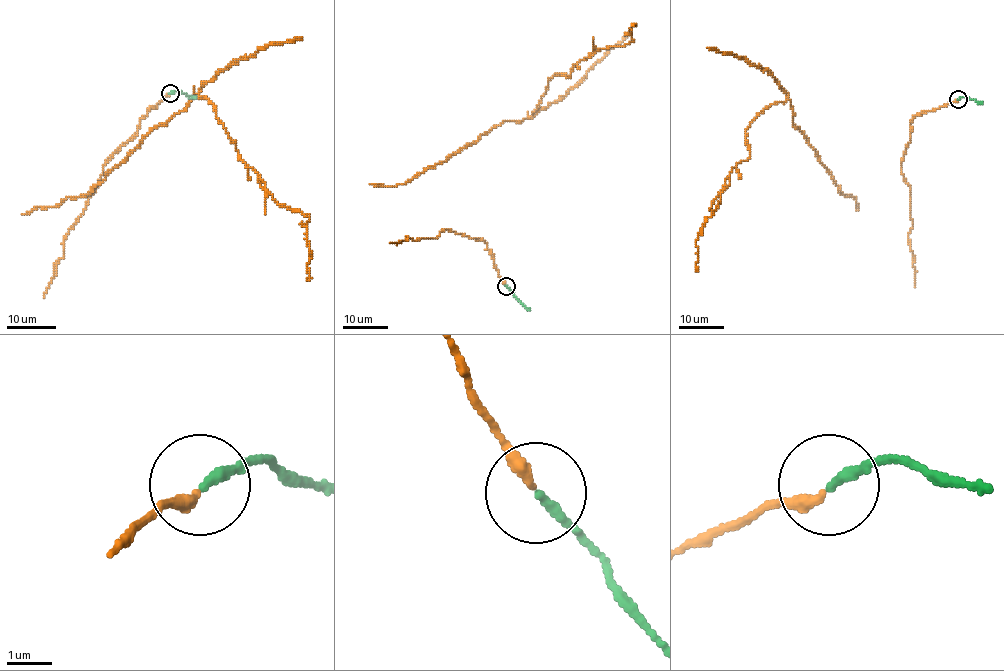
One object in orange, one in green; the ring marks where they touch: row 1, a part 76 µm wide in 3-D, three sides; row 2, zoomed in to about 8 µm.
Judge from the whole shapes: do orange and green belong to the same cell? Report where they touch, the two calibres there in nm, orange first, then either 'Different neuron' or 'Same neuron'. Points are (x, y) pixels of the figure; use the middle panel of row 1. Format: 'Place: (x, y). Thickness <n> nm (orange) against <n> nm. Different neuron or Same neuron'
Place: (506, 286). Thickness 280 nm (orange) against 220 nm. Same neuron

